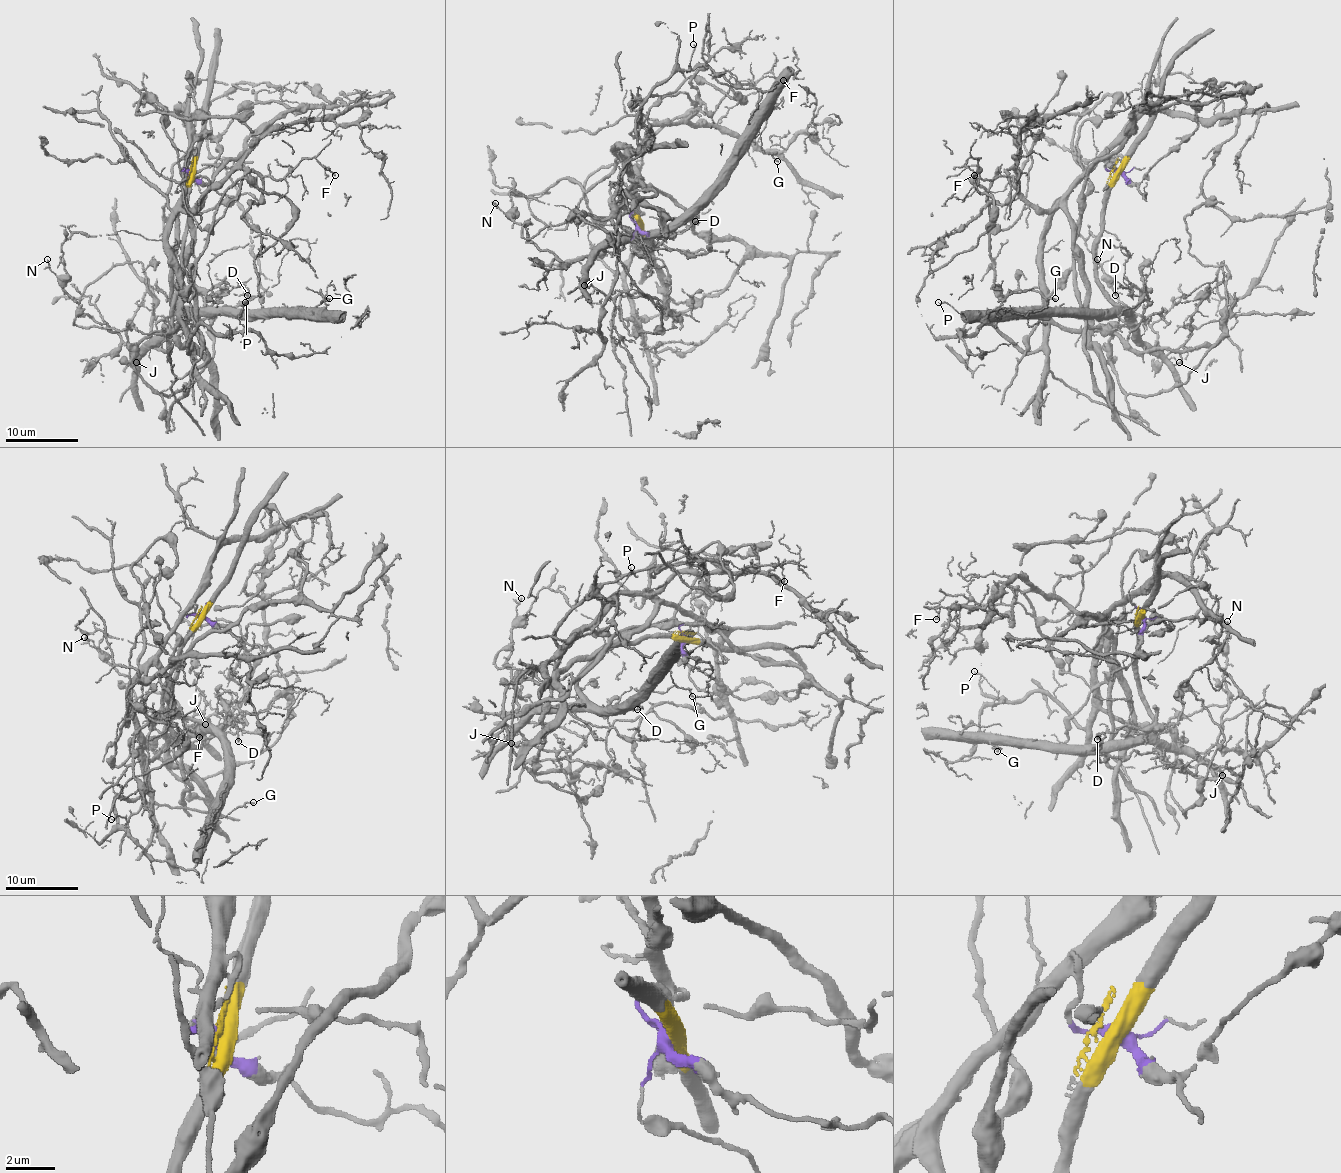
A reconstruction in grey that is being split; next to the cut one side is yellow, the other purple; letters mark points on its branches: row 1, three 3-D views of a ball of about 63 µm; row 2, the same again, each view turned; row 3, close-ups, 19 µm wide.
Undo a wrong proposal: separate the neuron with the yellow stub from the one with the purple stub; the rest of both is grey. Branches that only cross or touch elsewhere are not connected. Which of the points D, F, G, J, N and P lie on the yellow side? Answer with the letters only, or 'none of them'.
D, G, J, N

